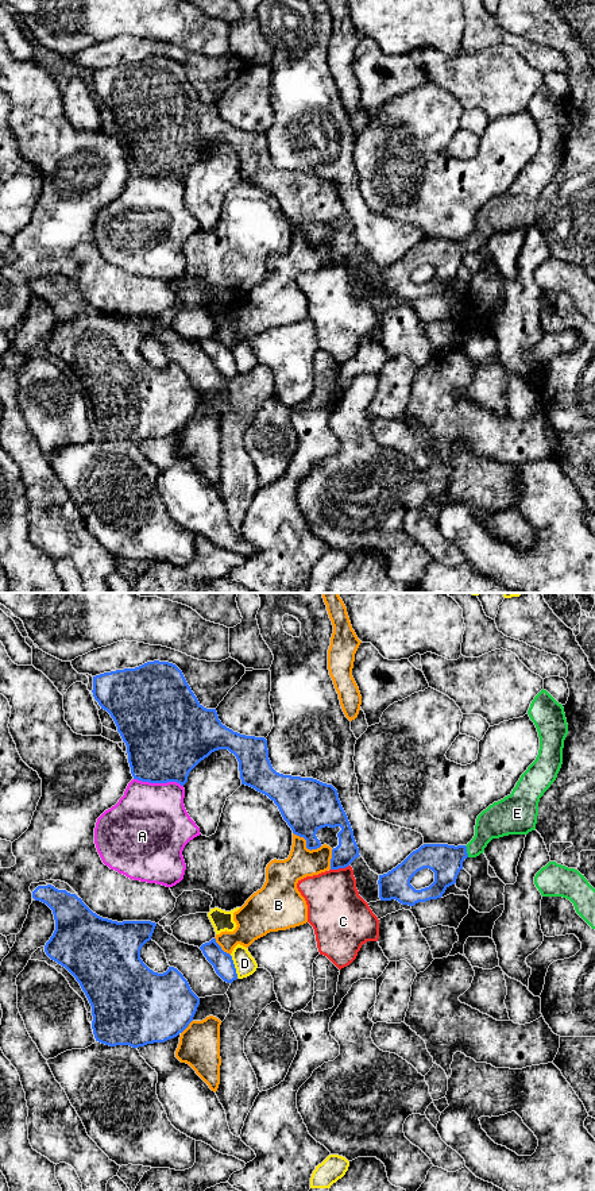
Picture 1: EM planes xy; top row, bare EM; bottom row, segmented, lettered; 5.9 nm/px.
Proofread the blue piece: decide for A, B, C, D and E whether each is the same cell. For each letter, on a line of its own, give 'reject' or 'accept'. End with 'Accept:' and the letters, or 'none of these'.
A: reject
B: reject
C: reject
D: reject
E: accept
Accept: E

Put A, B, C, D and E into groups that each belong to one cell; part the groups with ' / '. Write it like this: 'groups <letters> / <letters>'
groups A / B / C / D / E

